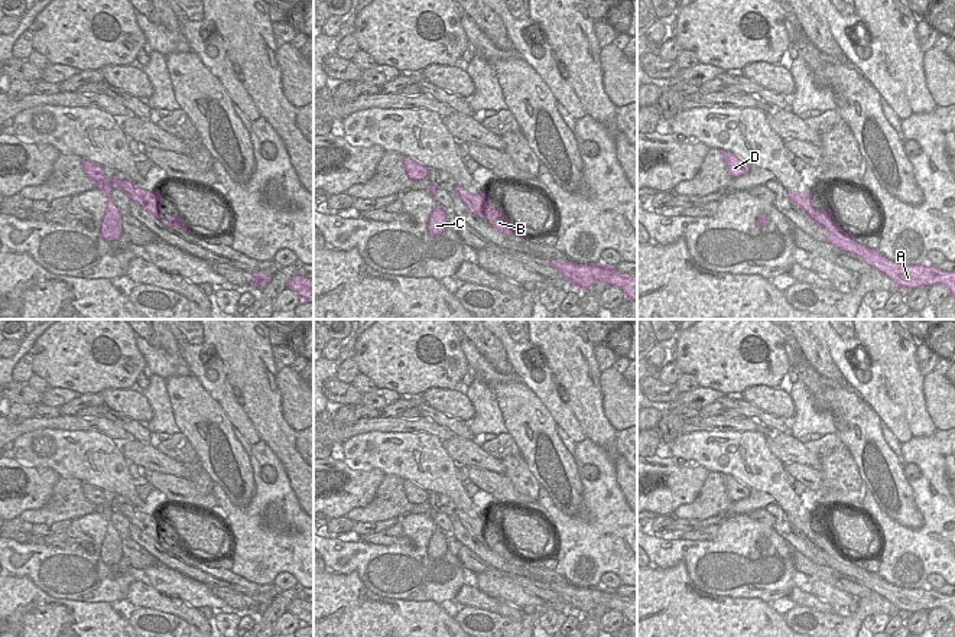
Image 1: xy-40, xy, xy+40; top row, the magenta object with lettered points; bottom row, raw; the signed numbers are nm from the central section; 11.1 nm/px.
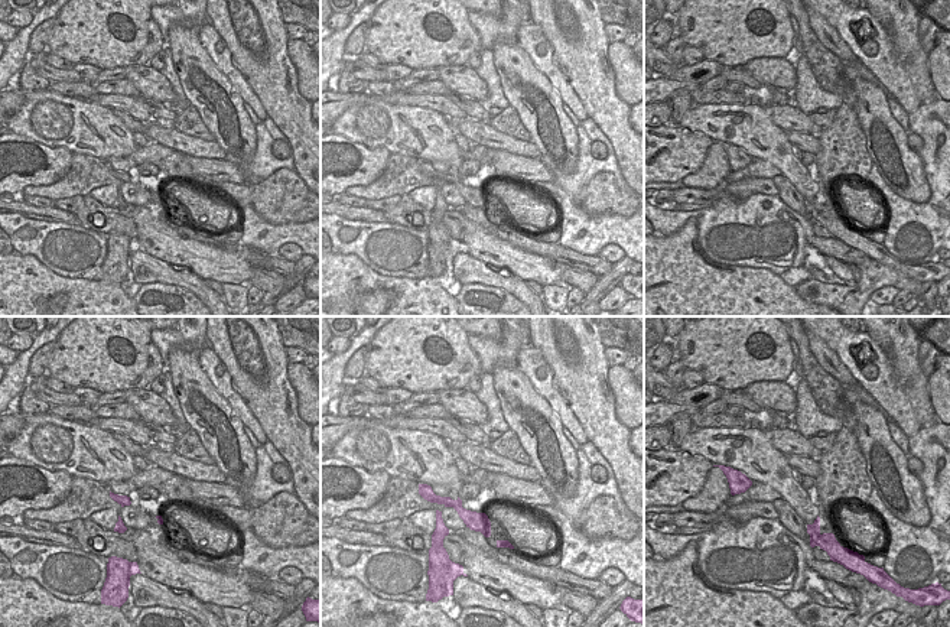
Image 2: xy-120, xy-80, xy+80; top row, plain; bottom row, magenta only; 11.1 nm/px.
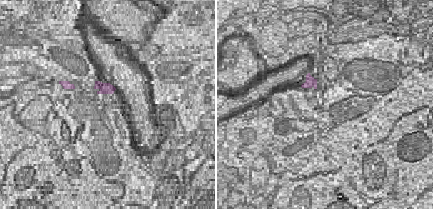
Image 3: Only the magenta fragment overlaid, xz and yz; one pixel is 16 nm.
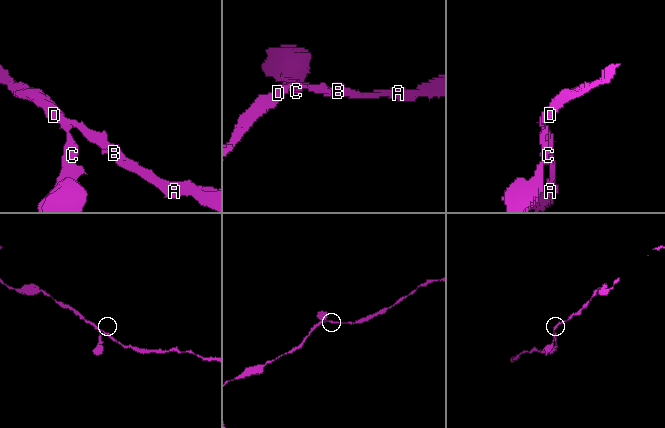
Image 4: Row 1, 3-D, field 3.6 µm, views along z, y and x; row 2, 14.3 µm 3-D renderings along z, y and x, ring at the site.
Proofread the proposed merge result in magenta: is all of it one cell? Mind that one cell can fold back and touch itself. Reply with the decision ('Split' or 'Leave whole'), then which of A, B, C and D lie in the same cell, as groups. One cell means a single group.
Leave whole. Groups: A B C D

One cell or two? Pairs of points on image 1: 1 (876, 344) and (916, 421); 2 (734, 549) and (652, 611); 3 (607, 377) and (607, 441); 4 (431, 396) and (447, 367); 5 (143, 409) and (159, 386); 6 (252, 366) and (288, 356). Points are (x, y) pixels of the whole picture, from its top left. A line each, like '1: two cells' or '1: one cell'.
1: one cell
2: two cells
3: two cells
4: two cells
5: two cells
6: two cells

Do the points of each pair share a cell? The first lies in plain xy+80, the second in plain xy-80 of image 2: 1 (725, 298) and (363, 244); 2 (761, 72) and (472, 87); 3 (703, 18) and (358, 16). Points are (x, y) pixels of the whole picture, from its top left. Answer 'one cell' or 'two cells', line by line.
1: two cells
2: one cell
3: two cells

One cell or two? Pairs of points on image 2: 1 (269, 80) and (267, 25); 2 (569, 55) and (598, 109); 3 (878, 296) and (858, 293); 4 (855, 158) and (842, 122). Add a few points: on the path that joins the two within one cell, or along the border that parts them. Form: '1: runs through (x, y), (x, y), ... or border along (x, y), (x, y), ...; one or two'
1: runs through (269, 67), (270, 42), (267, 38); one
2: runs through (582, 68), (594, 80), (598, 96); one
3: border along (898, 289), (881, 286), (868, 298); two
4: runs through (846, 149), (845, 130); one

